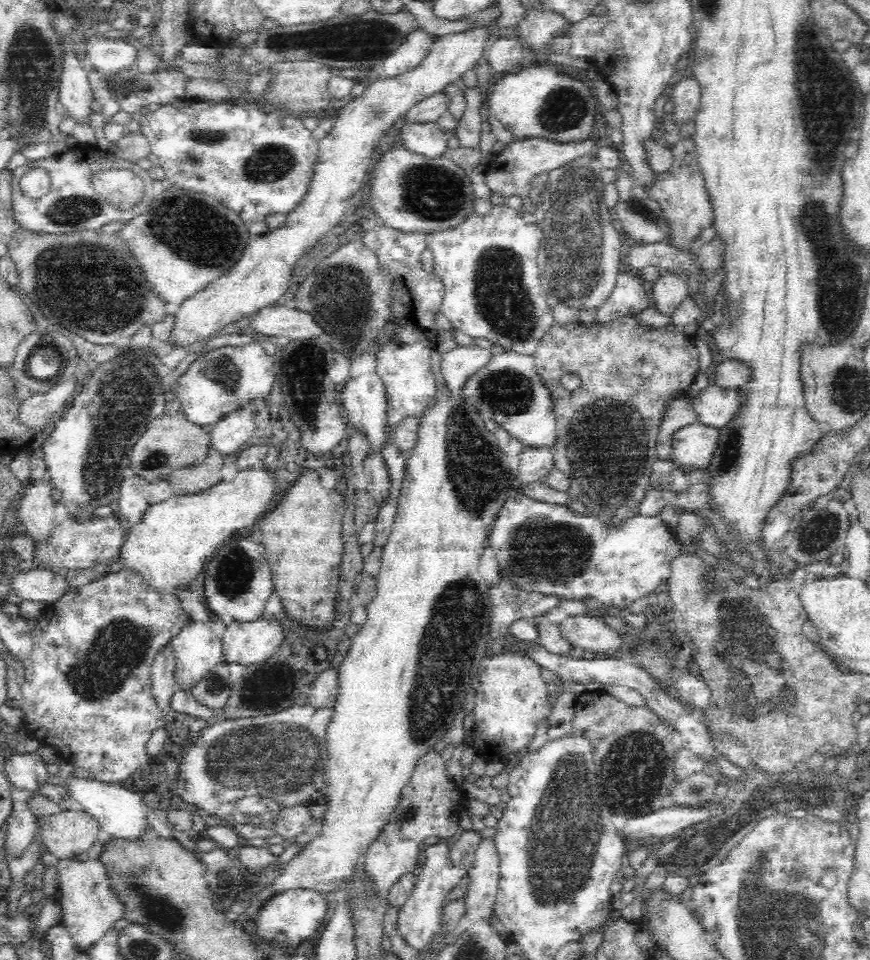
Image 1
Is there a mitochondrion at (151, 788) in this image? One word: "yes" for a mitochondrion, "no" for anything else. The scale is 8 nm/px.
no

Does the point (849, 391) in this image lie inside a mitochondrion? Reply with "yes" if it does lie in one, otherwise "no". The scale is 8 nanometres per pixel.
yes

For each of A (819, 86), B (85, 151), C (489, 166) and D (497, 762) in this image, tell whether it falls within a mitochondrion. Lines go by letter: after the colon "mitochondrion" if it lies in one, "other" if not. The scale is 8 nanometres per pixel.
A: mitochondrion
B: other
C: other
D: other

